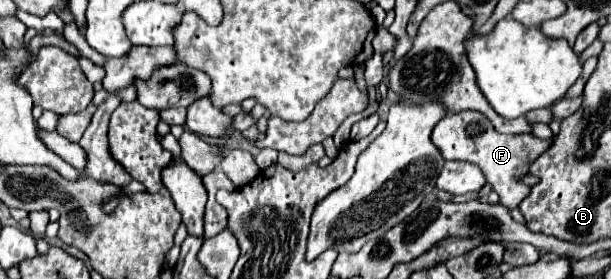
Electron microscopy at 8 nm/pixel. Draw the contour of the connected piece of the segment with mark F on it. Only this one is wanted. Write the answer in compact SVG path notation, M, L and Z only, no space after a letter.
M459 112L449 114L443 118L435 130L433 130L433 144L441 150L445 160L465 160L477 164L491 188L499 194L501 204L507 208L517 208L521 200L529 194L529 186L521 182L523 176L527 176L529 166L535 162L535 158L547 150L551 140L539 140L533 134L499 134L489 118L485 118L481 112Z

